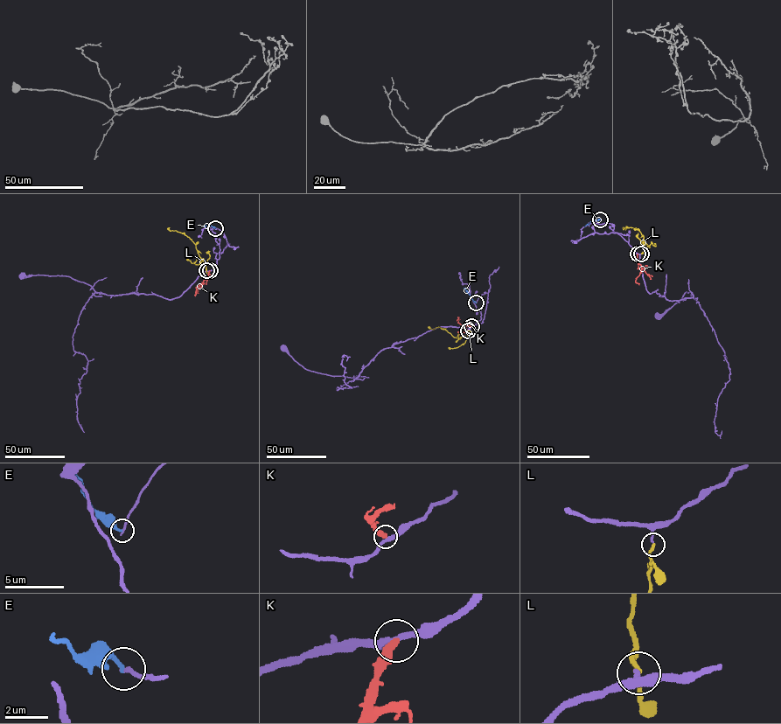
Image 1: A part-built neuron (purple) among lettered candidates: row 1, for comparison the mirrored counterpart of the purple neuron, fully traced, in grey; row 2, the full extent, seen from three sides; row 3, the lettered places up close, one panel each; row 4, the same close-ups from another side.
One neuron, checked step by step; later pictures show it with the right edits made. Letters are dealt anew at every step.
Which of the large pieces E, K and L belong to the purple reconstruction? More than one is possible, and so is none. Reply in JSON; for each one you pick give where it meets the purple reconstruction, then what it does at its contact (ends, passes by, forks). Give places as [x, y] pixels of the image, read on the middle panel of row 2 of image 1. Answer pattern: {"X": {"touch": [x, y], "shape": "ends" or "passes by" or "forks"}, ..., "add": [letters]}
{"L": {"touch": [468, 330], "shape": "ends"}, "add": ["L"]}

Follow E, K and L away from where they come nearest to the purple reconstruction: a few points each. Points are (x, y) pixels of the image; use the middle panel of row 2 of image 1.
E: (476, 302), (463, 288)
K: (471, 326), (470, 323), (463, 326), (458, 322), (457, 316), (456, 320)
L: (468, 330), (467, 337), (463, 336), (459, 339), (439, 327), (434, 329), (428, 327)

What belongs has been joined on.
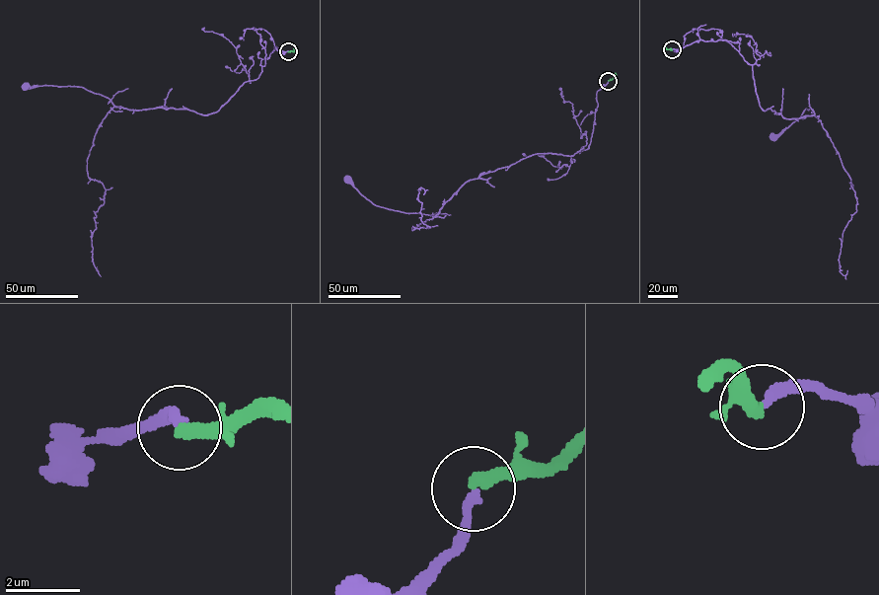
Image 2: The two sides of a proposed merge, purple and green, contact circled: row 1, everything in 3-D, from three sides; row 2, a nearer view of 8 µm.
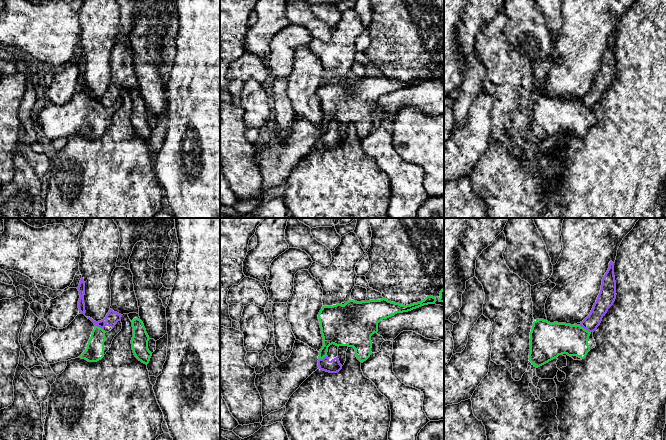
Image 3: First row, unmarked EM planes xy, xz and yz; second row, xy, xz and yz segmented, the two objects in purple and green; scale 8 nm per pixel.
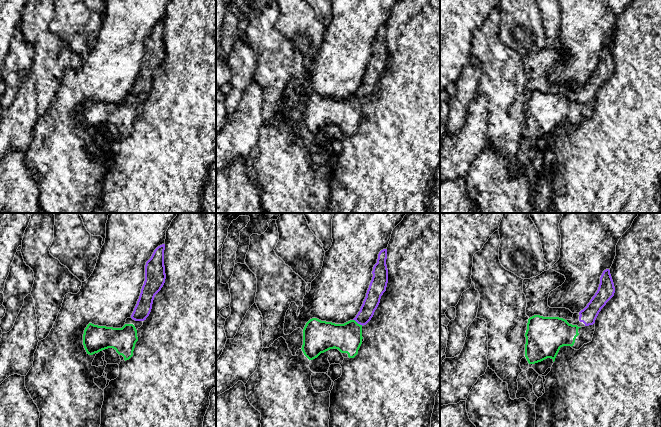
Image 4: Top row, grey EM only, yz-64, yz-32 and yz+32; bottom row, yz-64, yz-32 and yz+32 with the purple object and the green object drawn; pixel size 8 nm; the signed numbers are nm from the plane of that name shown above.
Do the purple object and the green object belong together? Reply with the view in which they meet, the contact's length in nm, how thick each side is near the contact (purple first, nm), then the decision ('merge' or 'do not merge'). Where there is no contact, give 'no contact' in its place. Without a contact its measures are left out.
contact in yz; length 110 nm; calibres 120 and 260 nm; do not merge

